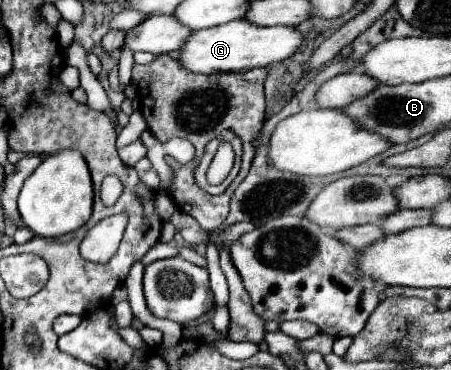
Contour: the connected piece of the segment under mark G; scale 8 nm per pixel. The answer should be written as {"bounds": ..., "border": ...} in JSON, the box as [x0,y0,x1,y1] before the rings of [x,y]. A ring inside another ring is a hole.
{"bounds":[181,20,303,74],"border":[[[235,20],[193,32],[181,48],[181,64],[191,72],[199,74],[243,72],[291,58],[291,54],[295,54],[301,48],[301,44],[303,34],[293,26],[257,26],[247,20]]]}

